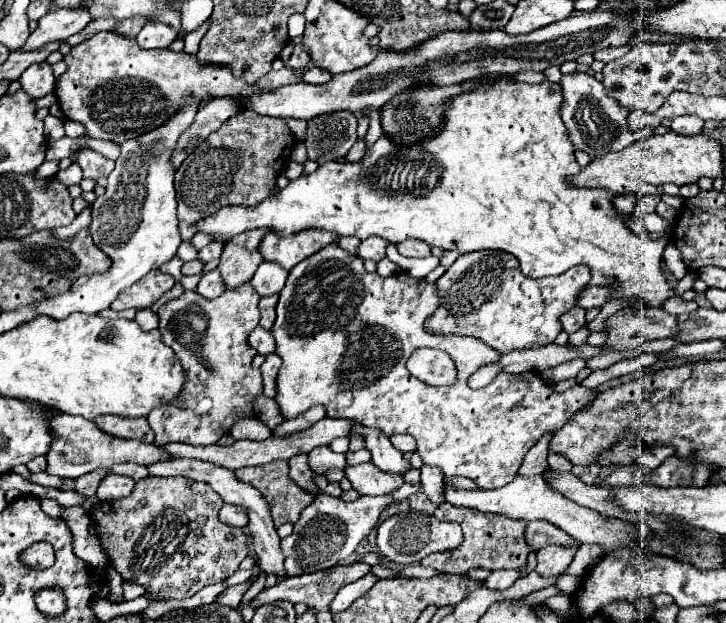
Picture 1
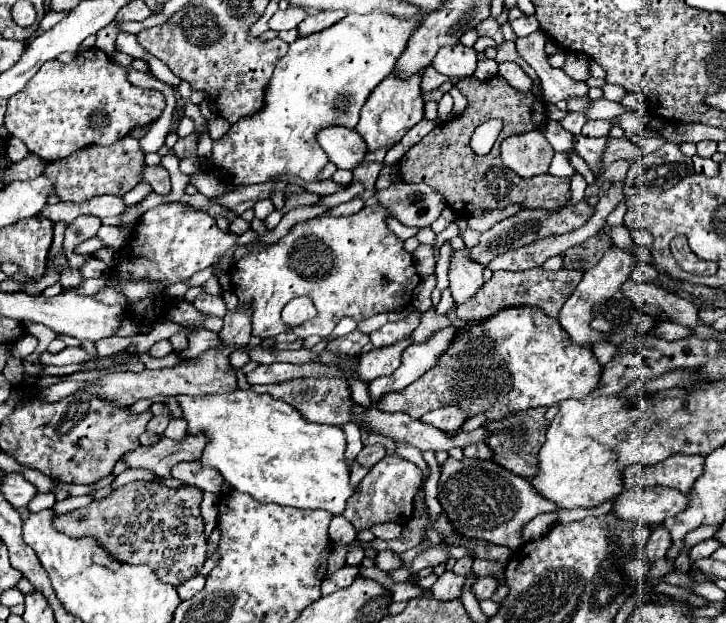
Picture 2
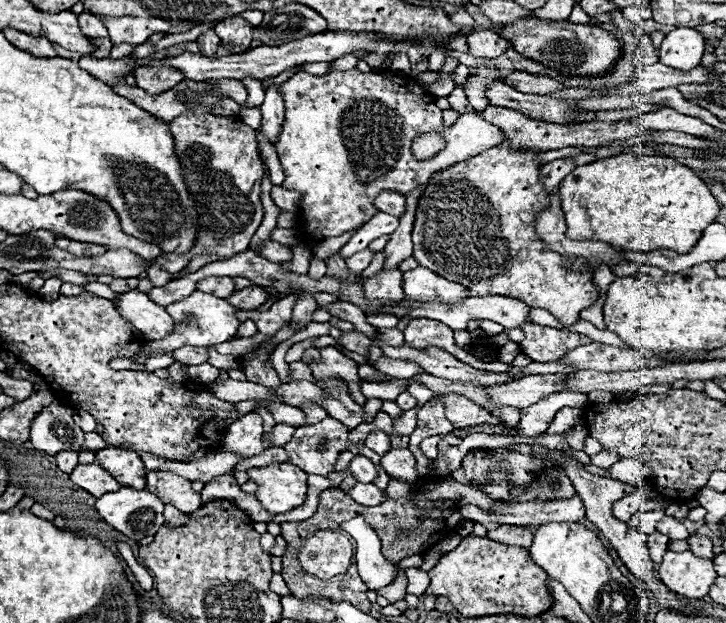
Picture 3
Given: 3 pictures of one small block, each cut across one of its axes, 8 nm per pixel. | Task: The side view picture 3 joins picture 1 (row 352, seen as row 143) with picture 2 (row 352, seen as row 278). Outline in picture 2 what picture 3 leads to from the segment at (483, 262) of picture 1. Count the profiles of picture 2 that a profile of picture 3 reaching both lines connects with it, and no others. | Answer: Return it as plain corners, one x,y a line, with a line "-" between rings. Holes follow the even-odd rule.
508,308
482,324
466,324
456,338
456,344
444,354
444,360
420,380
412,382
400,392
388,392
378,400
382,412
404,412
412,418
422,418
426,412
448,404
460,404
470,416
486,410
488,420
500,420
512,412
552,406
568,398
586,398
592,390
600,388
602,366
590,348
572,344
566,330
558,324
558,318
544,316
538,308

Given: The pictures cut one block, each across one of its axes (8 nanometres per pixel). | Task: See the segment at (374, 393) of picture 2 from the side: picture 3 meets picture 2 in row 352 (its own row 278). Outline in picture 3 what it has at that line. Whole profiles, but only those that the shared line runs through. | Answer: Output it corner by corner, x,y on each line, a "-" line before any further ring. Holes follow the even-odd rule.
422,266
404,272
402,288
404,294
408,294
410,298
428,298
428,300
446,300
446,302
466,300
466,292
468,292
464,290
464,286
456,282
448,282

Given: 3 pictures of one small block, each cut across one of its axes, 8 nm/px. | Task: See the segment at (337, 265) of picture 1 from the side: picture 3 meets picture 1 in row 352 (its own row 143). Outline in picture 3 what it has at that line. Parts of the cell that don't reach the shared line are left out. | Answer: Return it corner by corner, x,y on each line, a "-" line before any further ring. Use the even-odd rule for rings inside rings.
356,68
348,72
334,70
326,76
312,76
308,72
296,72
290,80
278,86
284,98
284,121
278,142
275,144
286,180
284,188
302,192
300,208
300,234
308,242
320,242
330,236
342,236
364,222
368,222
378,210
372,206
372,198
380,190
396,190
406,194
420,184
426,184
434,172
444,170
456,162
464,162
490,146
498,146
504,140
504,132
498,126
486,122
480,114
468,112
458,122
444,130
446,148
430,160
416,160
410,152
412,140
428,130
440,130
442,112
432,96
408,76
398,72
368,72
362,74

